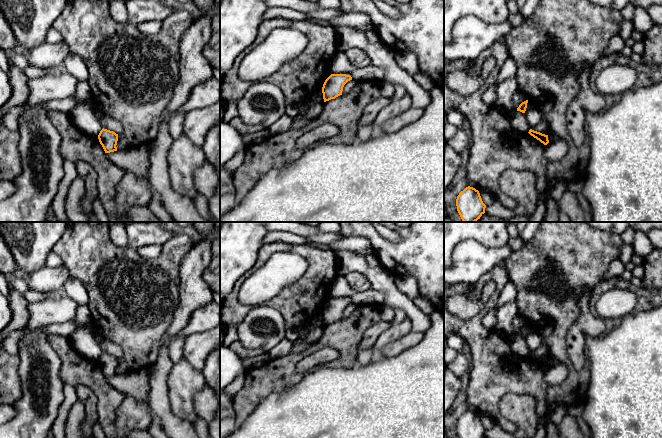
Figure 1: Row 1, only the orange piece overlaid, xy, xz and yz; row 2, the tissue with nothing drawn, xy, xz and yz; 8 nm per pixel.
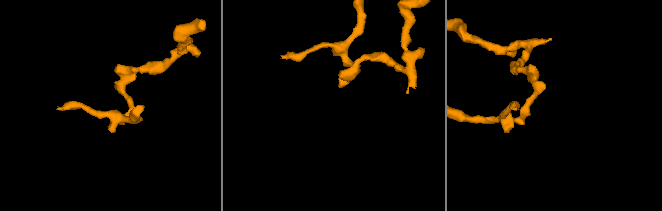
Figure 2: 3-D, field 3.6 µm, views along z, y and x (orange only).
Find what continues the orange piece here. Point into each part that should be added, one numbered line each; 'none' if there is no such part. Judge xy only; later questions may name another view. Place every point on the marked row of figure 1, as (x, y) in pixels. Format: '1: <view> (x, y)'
none

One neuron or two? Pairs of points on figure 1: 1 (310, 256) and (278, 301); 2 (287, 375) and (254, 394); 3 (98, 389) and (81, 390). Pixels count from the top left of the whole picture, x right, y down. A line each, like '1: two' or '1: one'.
1: one
2: one
3: two

